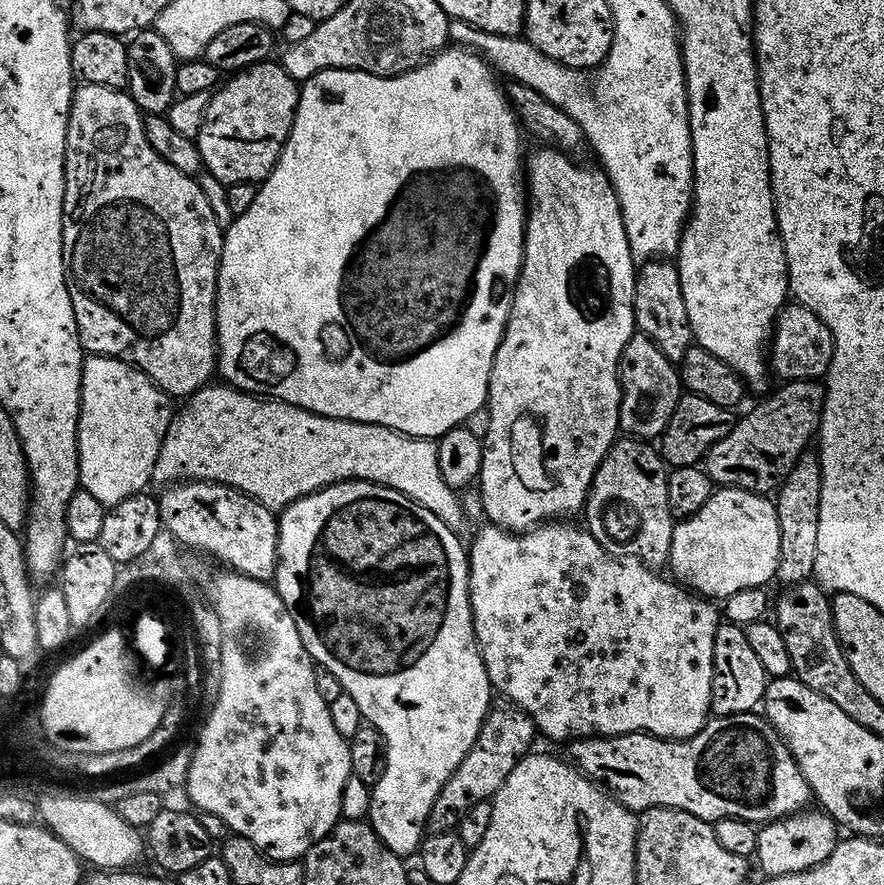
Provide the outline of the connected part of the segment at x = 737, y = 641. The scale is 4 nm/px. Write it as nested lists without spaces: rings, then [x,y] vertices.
[[[721,623],[714,642],[714,682],[712,712],[720,718],[736,718],[739,712],[759,709],[770,683],[770,675],[757,651],[751,646],[749,633],[741,625]]]

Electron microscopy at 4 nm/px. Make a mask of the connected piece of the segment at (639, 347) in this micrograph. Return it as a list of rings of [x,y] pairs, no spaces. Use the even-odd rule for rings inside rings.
[[[634,338],[624,351],[620,374],[624,393],[620,403],[621,429],[640,442],[652,442],[648,440],[658,439],[663,432],[665,435],[676,419],[676,409],[680,407],[682,399],[682,376],[677,365],[668,361],[656,341]]]

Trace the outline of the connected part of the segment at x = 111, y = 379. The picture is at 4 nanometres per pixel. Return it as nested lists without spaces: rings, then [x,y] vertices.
[[[89,355],[84,362],[84,381],[80,399],[80,429],[78,430],[78,450],[80,451],[79,483],[83,491],[94,494],[98,502],[111,510],[117,508],[126,498],[139,496],[149,483],[153,483],[156,463],[164,445],[166,434],[172,425],[174,415],[173,397],[165,394],[156,383],[137,368],[111,360],[109,356]]]

